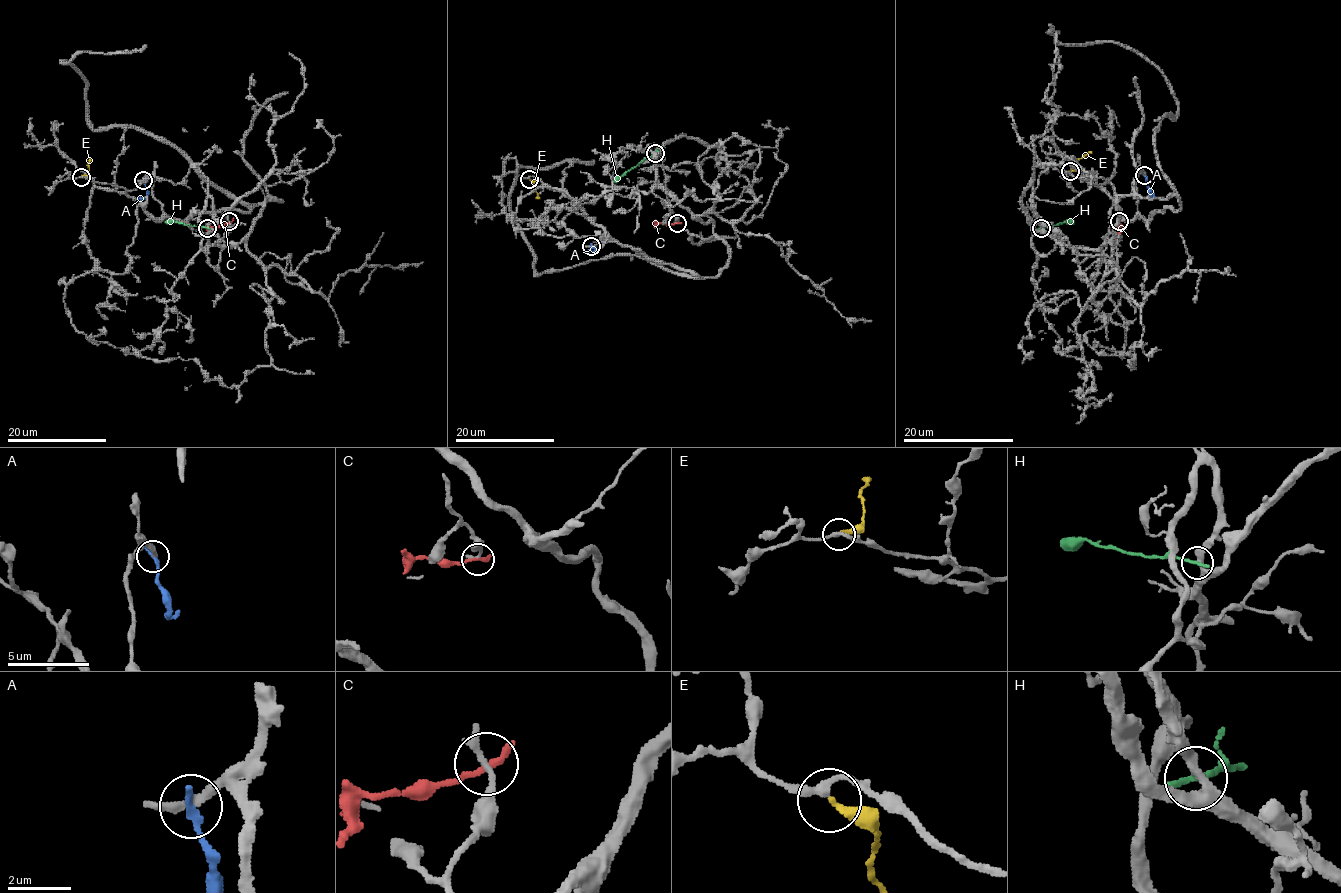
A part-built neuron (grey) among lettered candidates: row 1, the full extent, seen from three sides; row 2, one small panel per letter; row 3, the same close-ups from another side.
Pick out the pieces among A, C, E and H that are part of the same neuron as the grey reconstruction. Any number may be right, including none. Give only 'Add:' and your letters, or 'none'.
Add: E

